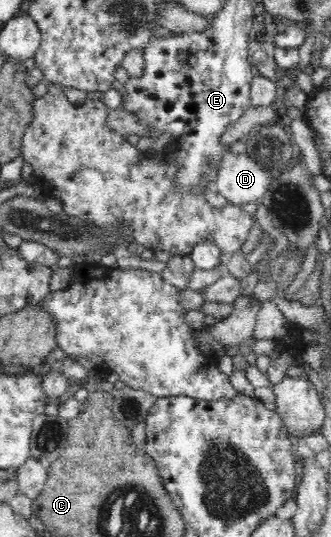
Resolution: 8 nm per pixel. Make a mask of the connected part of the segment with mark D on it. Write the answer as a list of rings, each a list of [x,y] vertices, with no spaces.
[[[226,149],[221,156],[218,167],[218,174],[212,184],[222,196],[228,199],[229,204],[241,205],[261,199],[270,188],[272,180],[274,180],[272,172],[248,153],[242,154],[242,152],[238,152],[236,154],[236,152]]]

